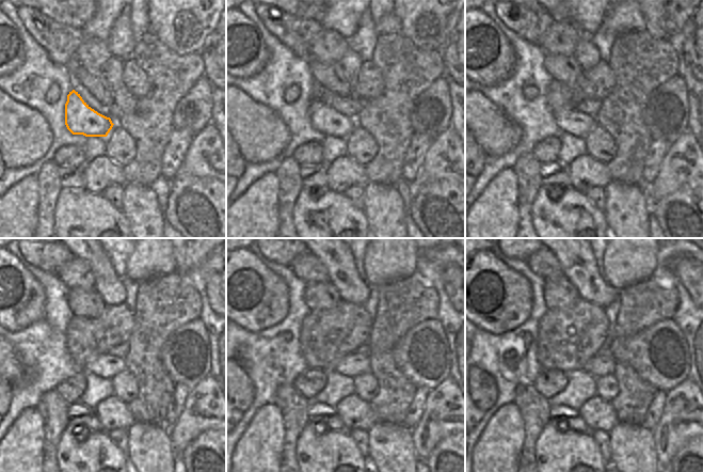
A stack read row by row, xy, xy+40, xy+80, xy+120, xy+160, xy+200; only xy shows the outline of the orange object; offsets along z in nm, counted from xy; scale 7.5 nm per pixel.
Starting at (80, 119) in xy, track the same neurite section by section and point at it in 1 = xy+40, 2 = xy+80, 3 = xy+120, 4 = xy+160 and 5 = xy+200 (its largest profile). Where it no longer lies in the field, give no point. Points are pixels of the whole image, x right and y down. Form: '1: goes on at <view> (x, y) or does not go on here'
1: goes on at xy+40 (324, 120)
2: goes on at xy+80 (577, 124)
3: goes on at xy+120 (106, 365)
4: goes on at xy+160 (348, 365)
5: goes on at xy+200 (596, 362)

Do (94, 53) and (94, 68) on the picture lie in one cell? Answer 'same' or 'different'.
same

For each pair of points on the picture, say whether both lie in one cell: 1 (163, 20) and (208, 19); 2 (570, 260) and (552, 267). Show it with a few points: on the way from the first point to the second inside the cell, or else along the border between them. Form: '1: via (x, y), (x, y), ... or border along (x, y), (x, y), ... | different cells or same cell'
1: via (174, 19), (197, 19) | same cell
2: border along (548, 249), (555, 255), (563, 273) | different cells

